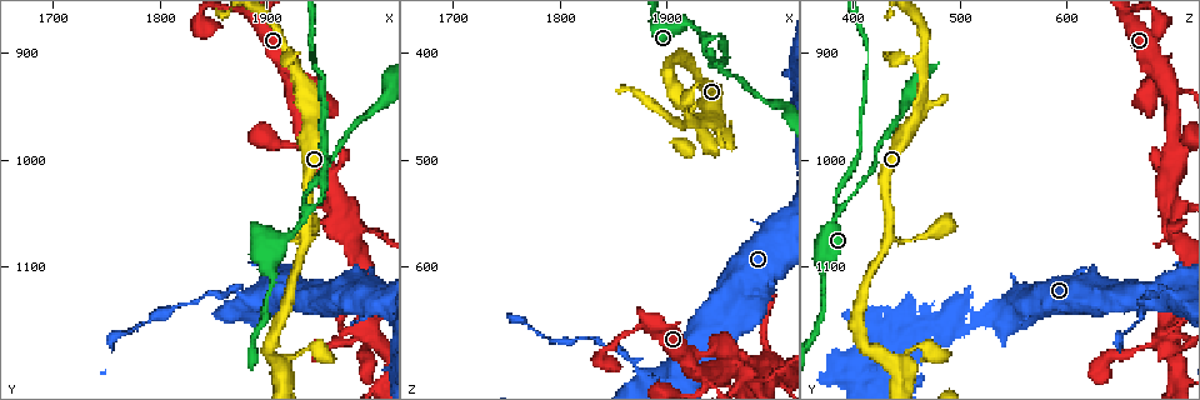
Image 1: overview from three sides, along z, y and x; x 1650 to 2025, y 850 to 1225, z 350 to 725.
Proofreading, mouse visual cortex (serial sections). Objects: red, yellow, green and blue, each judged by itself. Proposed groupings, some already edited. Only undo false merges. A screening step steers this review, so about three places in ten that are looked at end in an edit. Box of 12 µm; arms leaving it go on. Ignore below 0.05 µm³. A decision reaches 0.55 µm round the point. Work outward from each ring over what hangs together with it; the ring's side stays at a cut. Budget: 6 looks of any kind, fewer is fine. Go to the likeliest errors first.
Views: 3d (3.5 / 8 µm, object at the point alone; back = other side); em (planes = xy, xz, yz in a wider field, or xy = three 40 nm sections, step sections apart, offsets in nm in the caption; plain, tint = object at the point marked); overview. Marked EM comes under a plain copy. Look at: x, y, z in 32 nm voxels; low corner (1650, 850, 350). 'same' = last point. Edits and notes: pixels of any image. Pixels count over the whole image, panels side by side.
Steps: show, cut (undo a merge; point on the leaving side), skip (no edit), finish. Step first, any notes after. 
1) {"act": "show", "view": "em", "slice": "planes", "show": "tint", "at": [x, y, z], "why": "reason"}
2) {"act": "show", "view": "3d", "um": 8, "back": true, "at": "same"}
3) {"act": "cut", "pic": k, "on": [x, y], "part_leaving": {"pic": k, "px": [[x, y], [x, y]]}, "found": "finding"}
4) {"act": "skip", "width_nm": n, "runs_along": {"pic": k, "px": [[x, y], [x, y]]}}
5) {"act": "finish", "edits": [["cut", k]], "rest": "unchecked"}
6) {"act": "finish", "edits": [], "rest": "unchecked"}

{"act": "show", "view": "3d", "um": 3.5, "at": [1940, 1050, 384]}

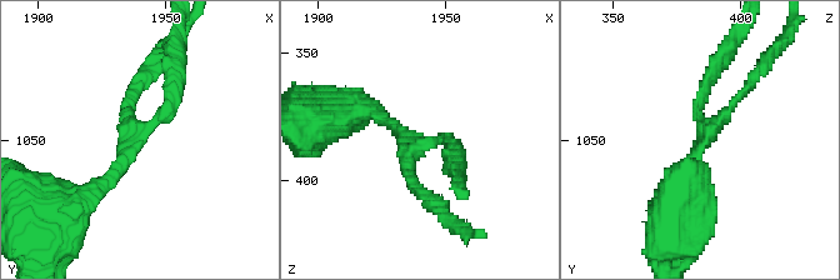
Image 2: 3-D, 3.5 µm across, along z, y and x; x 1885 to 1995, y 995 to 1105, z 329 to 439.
{"act": "show", "view": "em", "slice": "xy", "step": 3, "show": "tint", "at": [1938, 1050, 386], "arms": 3, "arm_widths_nm": [100, 150, 200]}

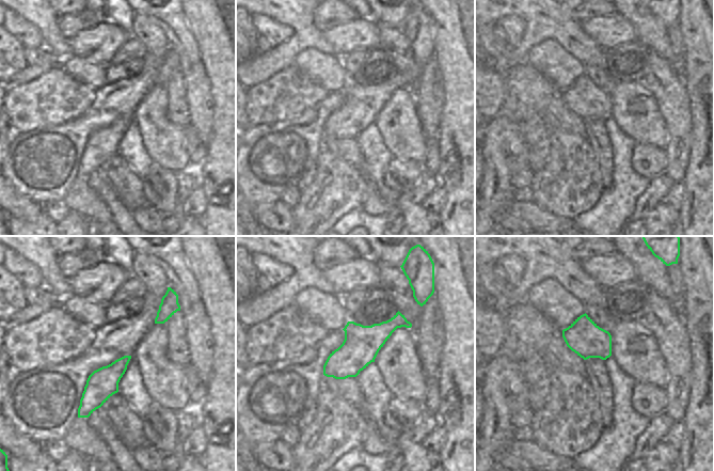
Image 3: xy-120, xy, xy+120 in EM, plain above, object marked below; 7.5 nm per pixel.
{"act": "skip", "runs_along": {"pic": 3, "px": [[408, 325], [394, 323], [326, 372]]}, "found": "one cell here"}

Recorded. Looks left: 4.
{"act": "show", "view": "3d", "um": 3.5, "at": [1934, 936, 704], "why": "three arms meet"}

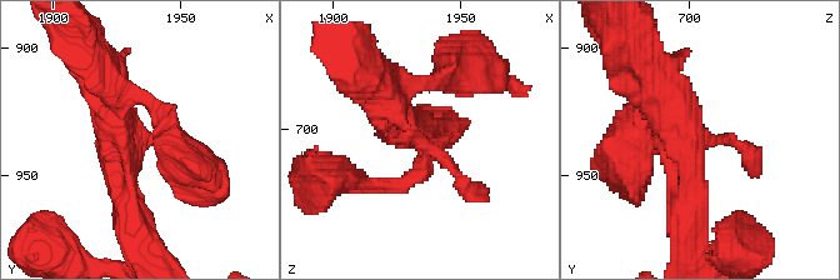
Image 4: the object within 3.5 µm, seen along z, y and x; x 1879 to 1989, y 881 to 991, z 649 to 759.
{"act": "show", "view": "em", "slice": "planes", "show": "tint", "at": [1932, 937, 703], "why": "need the tissue"}

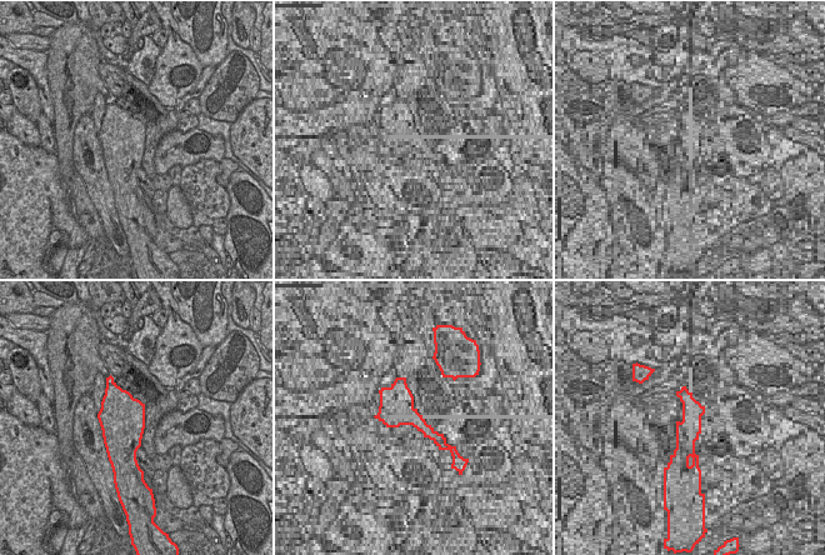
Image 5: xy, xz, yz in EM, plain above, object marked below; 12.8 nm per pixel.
{"act": "show", "view": "em", "slice": "xy", "step": 2, "show": "tint", "at": "same", "why": "cut it another way"}

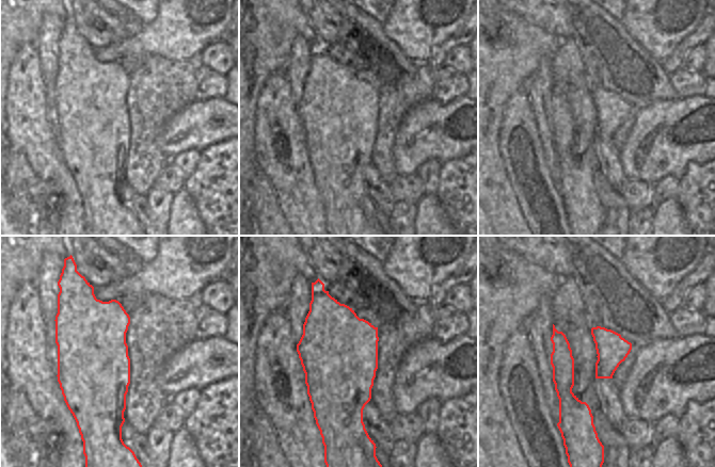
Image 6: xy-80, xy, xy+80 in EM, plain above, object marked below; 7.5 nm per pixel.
{"act": "skip", "found": "all the same cell"}

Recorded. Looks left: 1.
{"act": "show", "view": "3d", "um": 3.5, "at": [1882, 1130, 708], "why": "thick turns thin"}

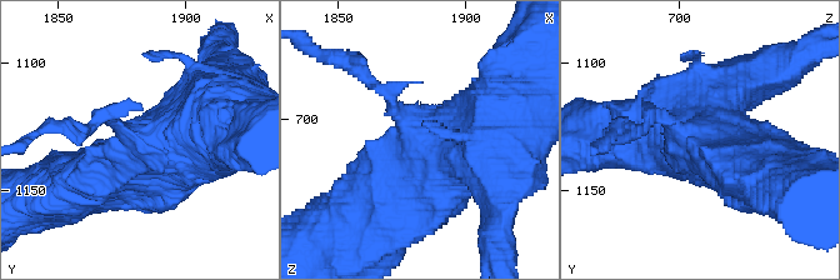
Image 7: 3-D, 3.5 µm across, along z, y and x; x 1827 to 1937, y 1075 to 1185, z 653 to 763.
{"act": "cut", "pic": 7, "on": [365, 76], "part_leaving": {"pic": 7, "px": [[396, 114], [358, 69], [315, 54]]}, "found": "a second cell is stuck on"}

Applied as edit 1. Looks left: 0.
{"act": "finish", "edits": [["cut", 7]], "rest": "unchecked"}

